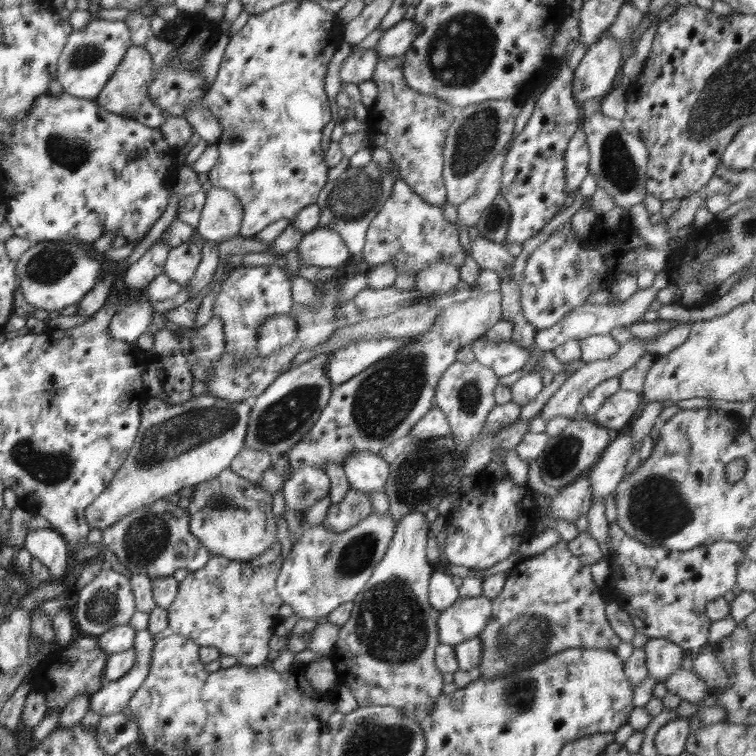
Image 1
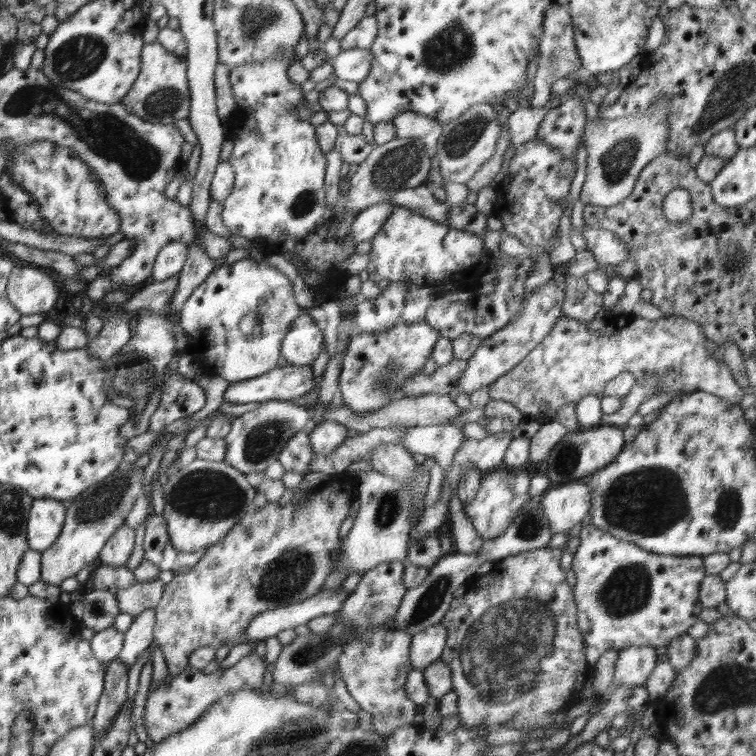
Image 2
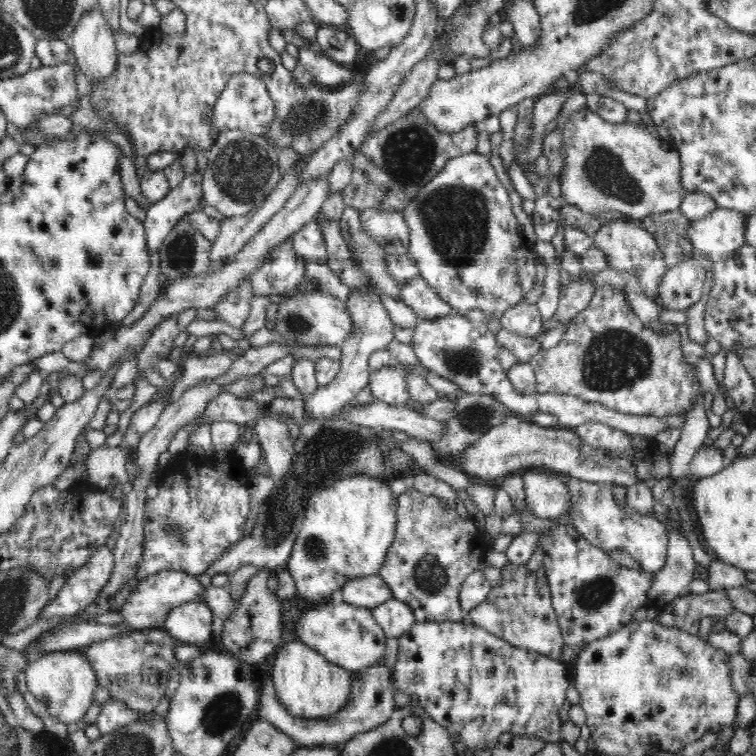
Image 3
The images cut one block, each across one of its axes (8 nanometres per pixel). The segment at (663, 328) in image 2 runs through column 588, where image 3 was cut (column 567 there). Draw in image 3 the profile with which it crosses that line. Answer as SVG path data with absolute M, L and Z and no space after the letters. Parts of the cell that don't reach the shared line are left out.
M601 287L595 290L590 304L582 311L579 312L572 320L568 322L567 331L563 334L562 340L549 350L538 352L528 361L532 365L532 369L536 374L537 392L541 394L562 394L566 396L574 396L576 398L583 399L584 401L592 401L593 403L602 404L604 407L616 410L622 414L628 414L630 416L678 416L680 414L688 413L692 406L693 401L697 395L704 394L704 409L706 410L706 416L708 416L709 426L711 428L717 428L721 425L722 419L713 413L713 399L714 395L701 388L699 380L695 377L693 372L693 366L685 360L684 353L681 351L680 346L680 332L673 327L670 329L667 335L658 336L658 333L646 328L646 325L634 314L630 304L628 304L627 297L625 296L624 289L615 287Z

